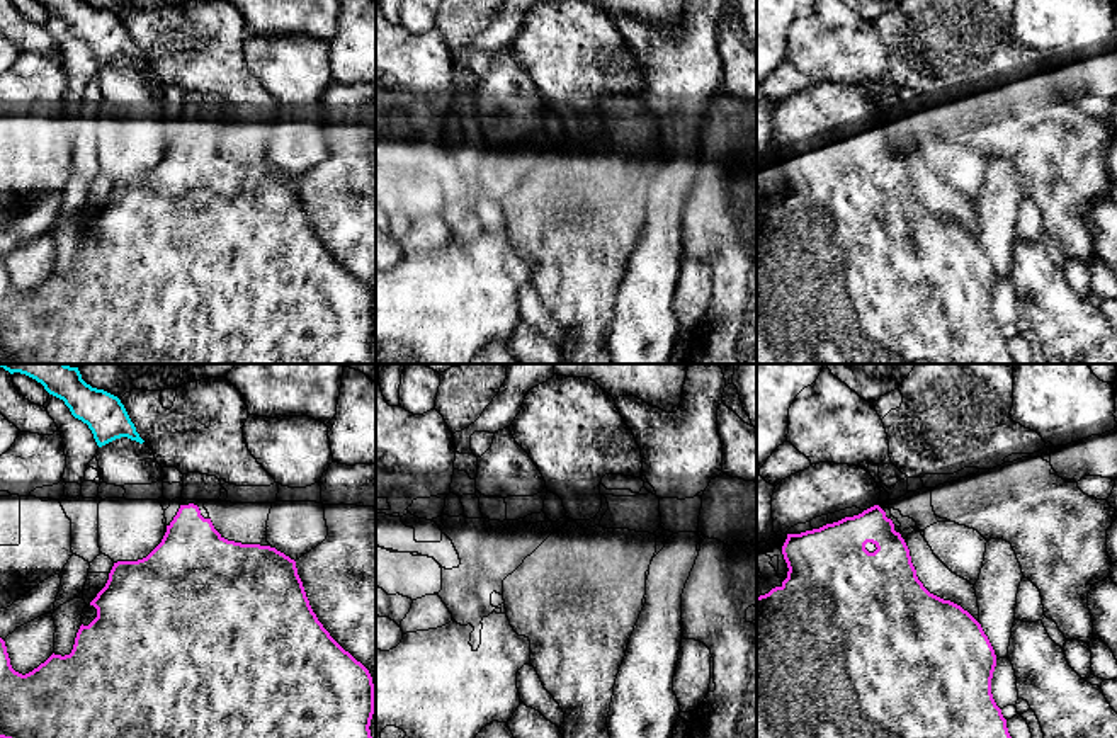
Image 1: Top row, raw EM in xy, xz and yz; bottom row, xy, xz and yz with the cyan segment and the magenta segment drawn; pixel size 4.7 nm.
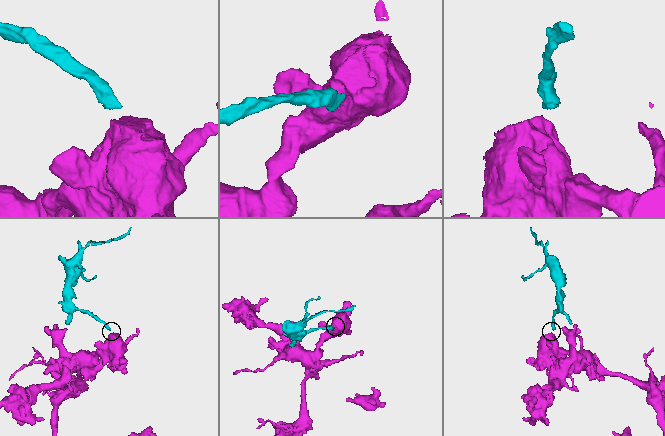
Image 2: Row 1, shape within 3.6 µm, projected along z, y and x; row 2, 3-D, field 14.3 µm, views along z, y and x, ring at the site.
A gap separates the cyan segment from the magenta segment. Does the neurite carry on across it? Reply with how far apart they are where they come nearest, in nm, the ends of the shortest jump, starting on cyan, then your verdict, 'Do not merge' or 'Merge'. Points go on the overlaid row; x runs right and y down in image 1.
Distance 340 nm. Across: xy (141, 442), (181, 505). Do not merge

